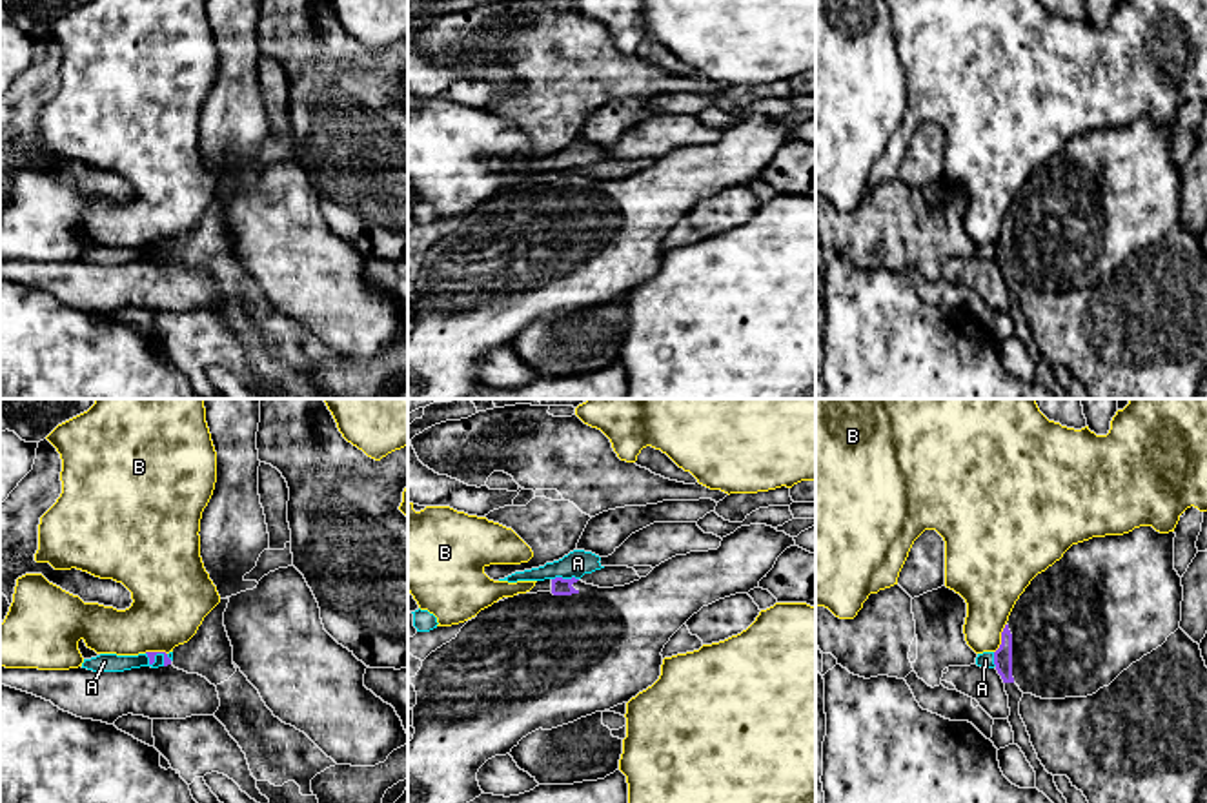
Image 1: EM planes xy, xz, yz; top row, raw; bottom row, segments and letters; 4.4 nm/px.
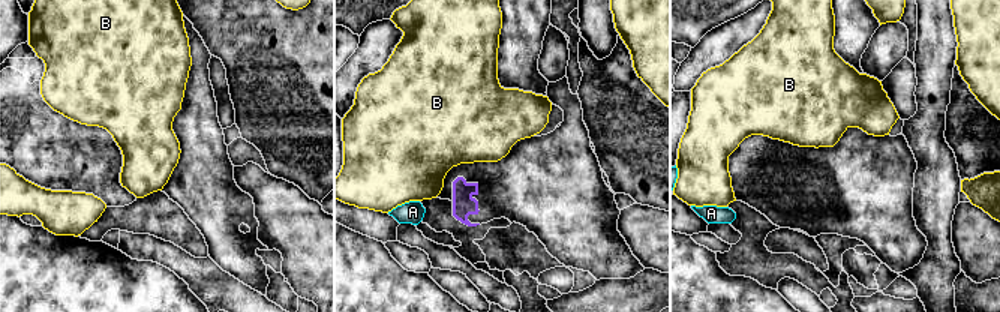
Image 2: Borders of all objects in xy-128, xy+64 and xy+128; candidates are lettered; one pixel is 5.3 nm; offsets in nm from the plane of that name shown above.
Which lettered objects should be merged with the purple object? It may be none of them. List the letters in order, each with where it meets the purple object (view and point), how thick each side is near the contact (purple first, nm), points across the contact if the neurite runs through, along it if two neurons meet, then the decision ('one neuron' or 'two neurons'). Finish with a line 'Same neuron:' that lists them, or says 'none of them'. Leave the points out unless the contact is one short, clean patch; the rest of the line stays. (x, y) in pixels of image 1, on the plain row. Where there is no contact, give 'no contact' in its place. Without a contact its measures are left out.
A: xz (565, 172) | 80/120 nm | along xz (578, 170), (552, 172) | two neurons
B: yz (1002, 230) | 80/280 nm | along yz (1005, 215), (1000, 226), (1000, 239), (994, 244) | two neurons
Same neuron: none of them

